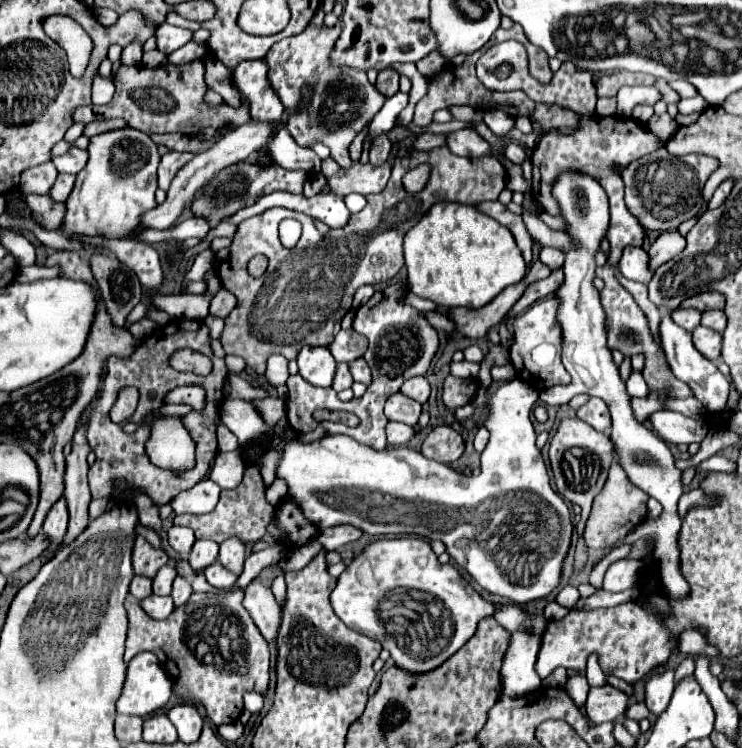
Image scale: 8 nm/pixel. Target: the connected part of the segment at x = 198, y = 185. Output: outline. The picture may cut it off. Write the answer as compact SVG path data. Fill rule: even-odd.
M249 121L241 127L237 127L233 133L229 133L221 141L217 141L211 149L195 155L183 169L179 169L179 173L175 175L175 179L173 179L173 183L167 191L165 203L161 203L155 209L151 209L149 213L145 213L141 217L141 223L145 227L153 227L153 229L169 229L183 215L187 203L191 203L199 195L203 185L207 185L207 181L211 181L211 177L215 177L215 173L219 173L219 169L225 169L227 165L233 165L233 163L239 163L239 161L247 161L247 157L251 153L255 153L259 147L263 147L271 137L273 137L273 127L267 125L267 123Z

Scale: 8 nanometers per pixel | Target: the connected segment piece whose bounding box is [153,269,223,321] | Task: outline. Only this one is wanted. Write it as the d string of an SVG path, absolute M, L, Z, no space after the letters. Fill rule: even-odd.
M211 269L211 277L205 277L205 285L207 291L201 295L167 295L155 293L153 295L153 305L157 305L159 309L163 309L165 313L171 315L171 319L175 317L199 317L201 321L209 315L209 305L215 297L215 293L219 293L219 289L223 287L219 277L215 277L215 269Z

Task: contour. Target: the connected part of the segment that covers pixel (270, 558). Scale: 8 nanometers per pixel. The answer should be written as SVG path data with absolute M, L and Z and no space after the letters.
M275 543L273 547L265 549L265 551L259 551L259 553L251 553L247 555L247 559L244 562L243 573L239 575L235 587L247 587L263 567L275 563L275 561L281 561L283 557L287 555L285 547L279 547L279 543Z

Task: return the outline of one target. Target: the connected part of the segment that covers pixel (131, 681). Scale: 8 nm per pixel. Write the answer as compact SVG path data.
M147 651L139 653L139 657L129 661L125 687L117 701L117 713L149 717L167 705L171 689L173 681L159 659Z

